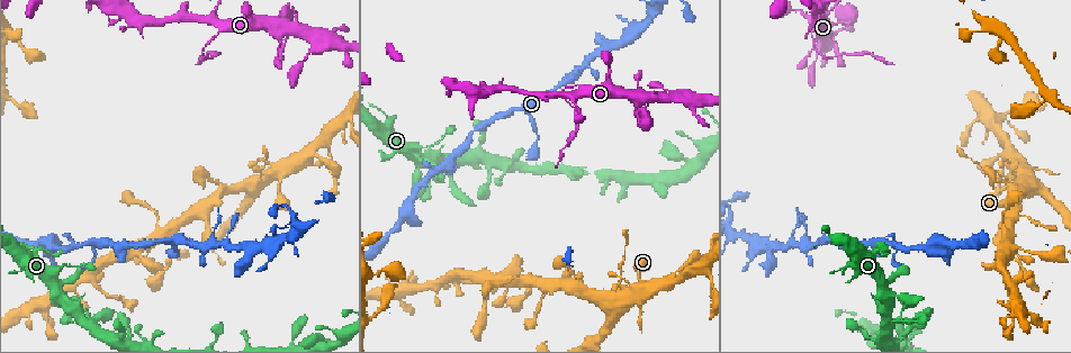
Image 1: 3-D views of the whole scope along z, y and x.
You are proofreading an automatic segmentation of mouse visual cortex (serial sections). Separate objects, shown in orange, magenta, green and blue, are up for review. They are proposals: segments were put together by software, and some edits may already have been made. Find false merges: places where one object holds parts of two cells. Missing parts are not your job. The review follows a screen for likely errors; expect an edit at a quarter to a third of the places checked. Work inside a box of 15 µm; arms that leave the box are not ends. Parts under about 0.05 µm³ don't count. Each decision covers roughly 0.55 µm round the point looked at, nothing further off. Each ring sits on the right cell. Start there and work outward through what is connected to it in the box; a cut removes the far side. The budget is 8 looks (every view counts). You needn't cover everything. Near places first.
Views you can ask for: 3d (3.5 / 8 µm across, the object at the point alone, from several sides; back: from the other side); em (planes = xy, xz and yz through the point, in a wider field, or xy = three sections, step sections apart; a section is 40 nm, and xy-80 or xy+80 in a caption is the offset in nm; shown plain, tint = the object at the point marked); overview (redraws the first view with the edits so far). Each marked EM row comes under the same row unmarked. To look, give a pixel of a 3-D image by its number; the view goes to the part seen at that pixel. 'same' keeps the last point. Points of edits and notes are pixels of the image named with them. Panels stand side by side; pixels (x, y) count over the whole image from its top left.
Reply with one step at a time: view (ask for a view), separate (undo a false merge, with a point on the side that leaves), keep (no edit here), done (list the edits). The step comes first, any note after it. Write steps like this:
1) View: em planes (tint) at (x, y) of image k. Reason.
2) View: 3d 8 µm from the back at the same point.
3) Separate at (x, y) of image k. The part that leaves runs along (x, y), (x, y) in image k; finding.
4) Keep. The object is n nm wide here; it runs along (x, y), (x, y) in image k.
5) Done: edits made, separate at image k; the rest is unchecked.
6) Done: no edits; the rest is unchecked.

View: 3d 3.5 µm at (812, 36) of image 1. Calibre changes.

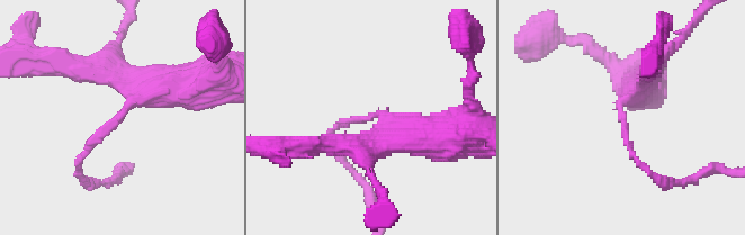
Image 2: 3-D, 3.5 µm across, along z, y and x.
Keep. The arms are 100, 500 nm wide; it runs along (171, 87), (146, 87), (78, 169) in image 2; all the same cell.

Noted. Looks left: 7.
View: 3d 8 µm at (832, 41) of image 1. Sudden change in width.

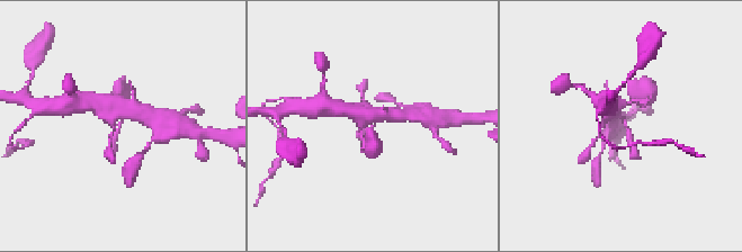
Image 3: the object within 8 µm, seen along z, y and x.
View: em xy step 5 (tint) at (120, 126) of image 3.

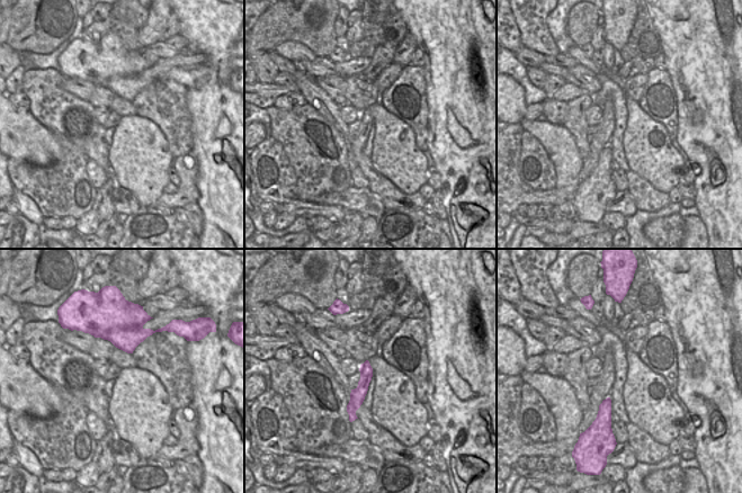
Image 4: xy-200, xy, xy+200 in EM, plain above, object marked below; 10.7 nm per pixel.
Keep. It runs along (366, 365), (351, 418) in image 4; one cell here.

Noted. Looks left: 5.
View: 3d 3.5 µm at (308, 150) of image 1. Small branch off a trunk.

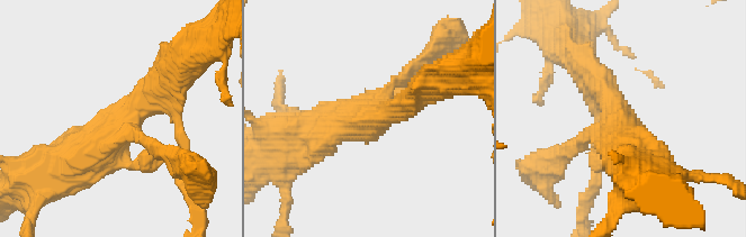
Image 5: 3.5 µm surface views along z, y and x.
View: em planes (tint) at (365, 120) of image 5.

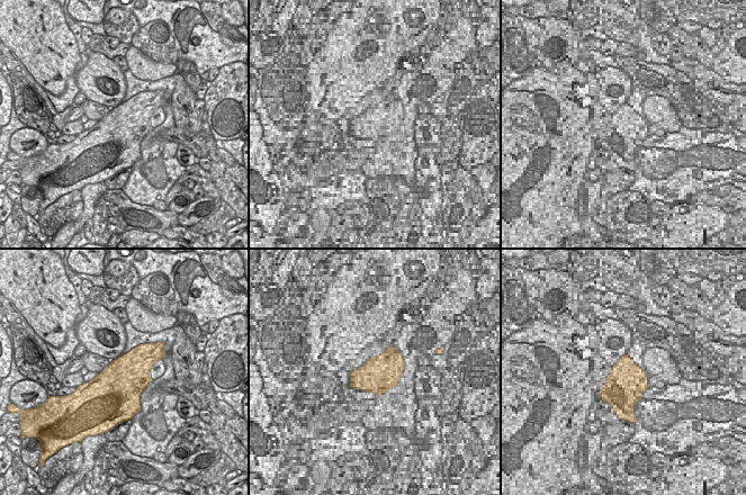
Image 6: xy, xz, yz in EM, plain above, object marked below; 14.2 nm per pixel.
Keep. It runs along (56, 172), (170, 79) in image 5; continuous, no second cell.

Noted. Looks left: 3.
Done: no edits; the rest is unchecked.

